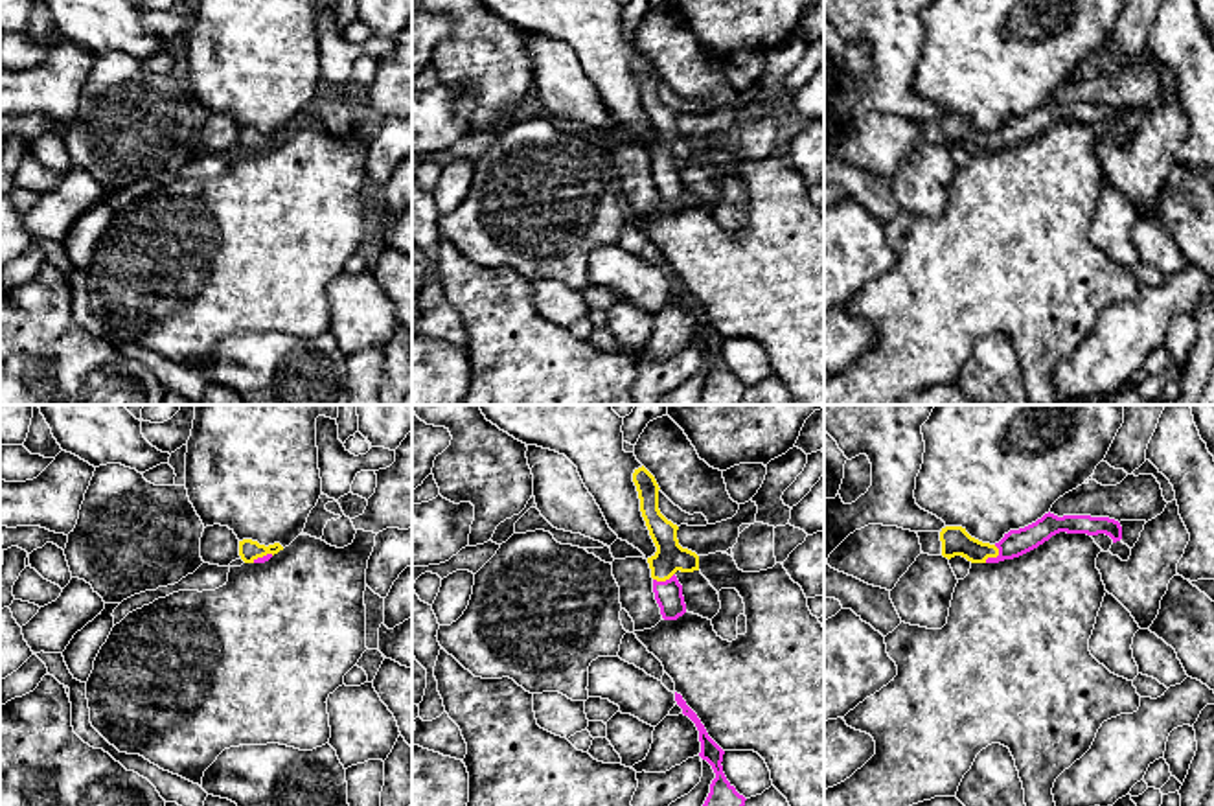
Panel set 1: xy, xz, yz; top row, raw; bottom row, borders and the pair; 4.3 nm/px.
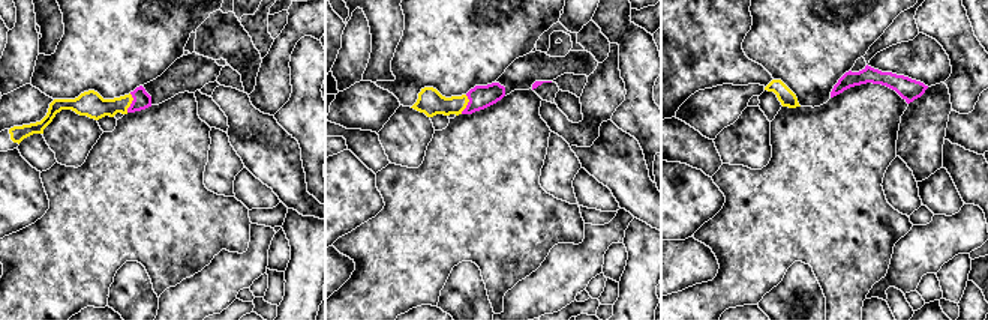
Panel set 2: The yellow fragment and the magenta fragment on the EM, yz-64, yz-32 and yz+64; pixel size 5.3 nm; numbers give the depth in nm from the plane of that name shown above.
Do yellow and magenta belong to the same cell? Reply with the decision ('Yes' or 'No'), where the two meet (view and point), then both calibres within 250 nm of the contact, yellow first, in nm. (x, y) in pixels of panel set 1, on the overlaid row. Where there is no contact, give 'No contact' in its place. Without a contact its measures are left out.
Yes. Touches yellow at yz (996, 556). Thickness 130 nm (yellow) against 120 nm

